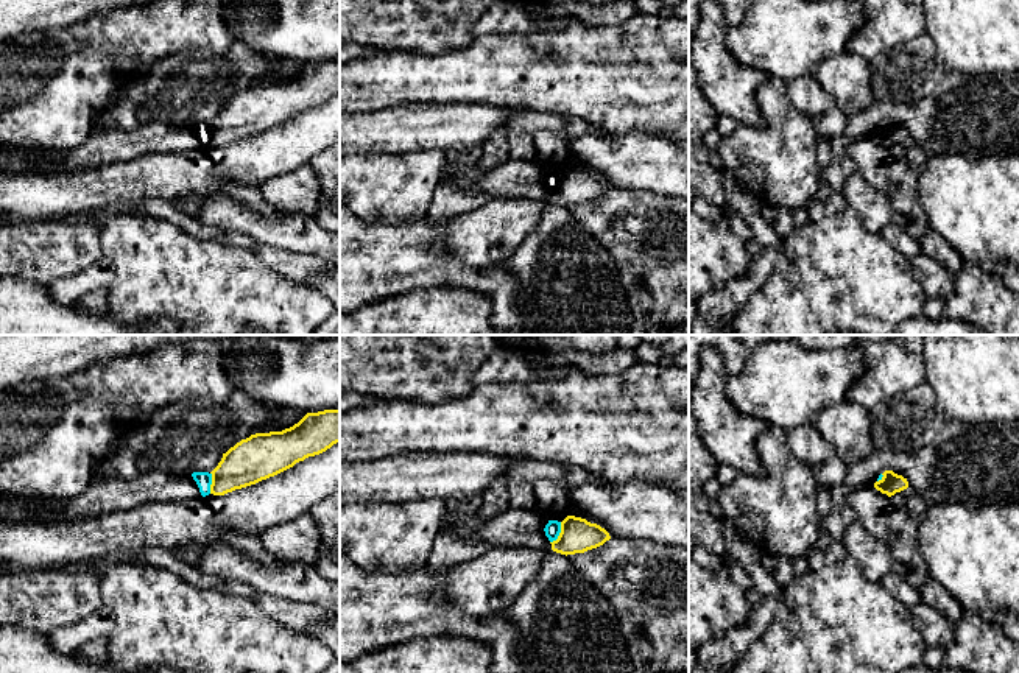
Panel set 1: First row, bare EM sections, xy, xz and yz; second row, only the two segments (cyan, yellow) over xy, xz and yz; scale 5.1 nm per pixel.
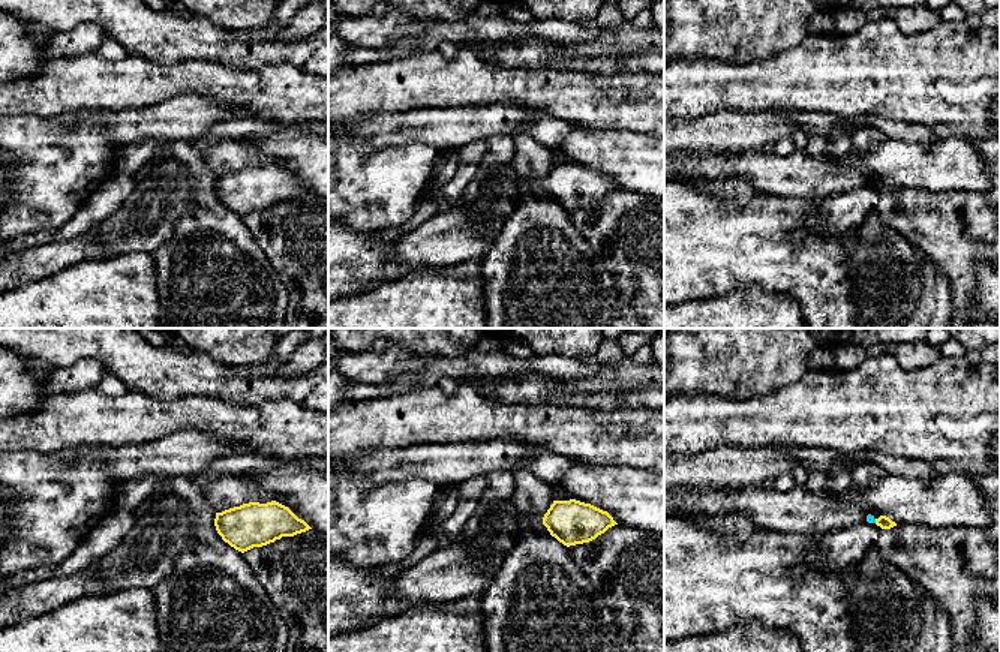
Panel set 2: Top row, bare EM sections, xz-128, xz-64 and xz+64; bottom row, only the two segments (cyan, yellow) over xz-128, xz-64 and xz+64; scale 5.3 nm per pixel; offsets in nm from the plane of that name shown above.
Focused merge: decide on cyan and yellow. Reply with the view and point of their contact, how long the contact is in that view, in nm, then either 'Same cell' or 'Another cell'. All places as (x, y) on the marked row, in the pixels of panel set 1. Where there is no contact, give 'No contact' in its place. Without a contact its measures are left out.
Touches cyan at xz (560, 532). Shared border 130 nm. Same cell

